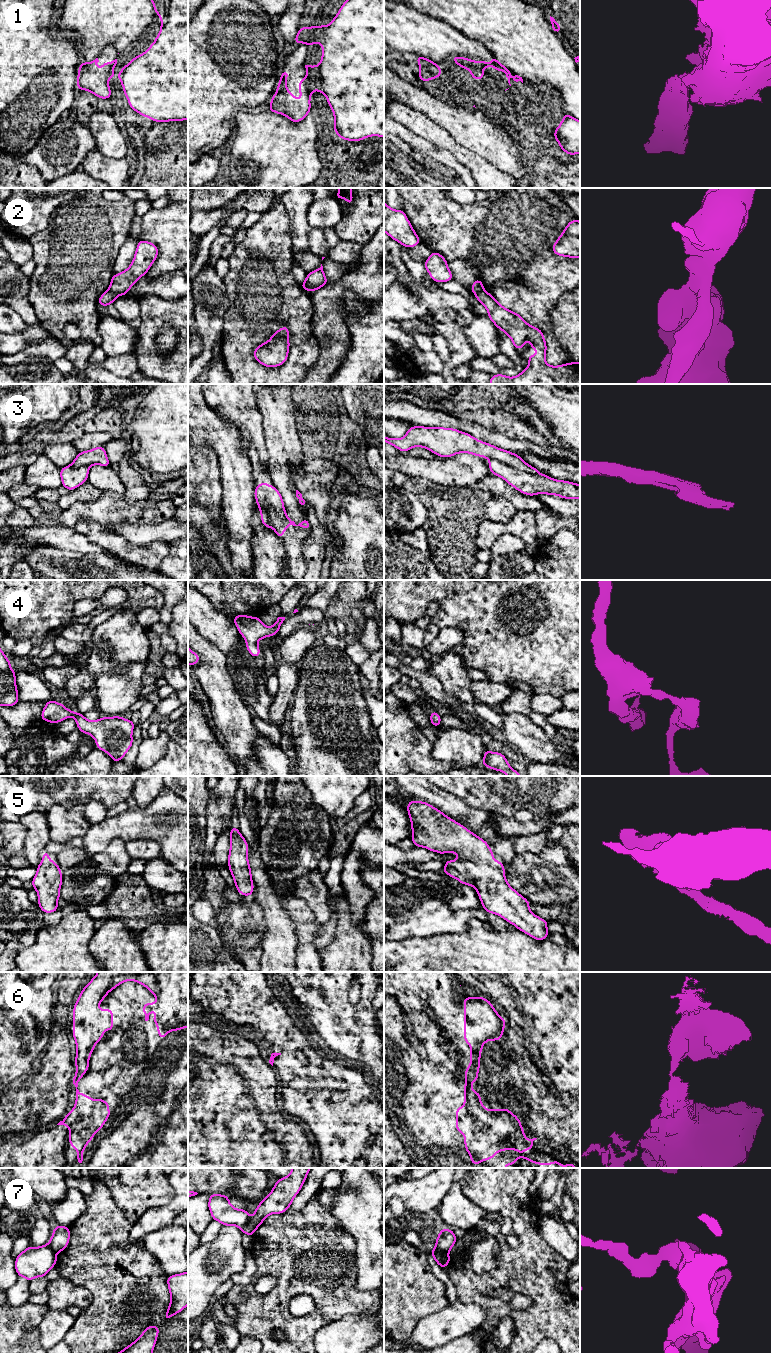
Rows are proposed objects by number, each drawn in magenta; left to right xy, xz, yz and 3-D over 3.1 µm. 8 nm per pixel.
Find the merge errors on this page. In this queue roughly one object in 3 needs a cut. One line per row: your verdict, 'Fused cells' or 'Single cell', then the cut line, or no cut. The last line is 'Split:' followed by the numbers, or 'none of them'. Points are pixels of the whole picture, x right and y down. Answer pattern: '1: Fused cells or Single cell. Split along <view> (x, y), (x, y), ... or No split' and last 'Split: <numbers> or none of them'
1: Fused cells. Split along xy (114, 60), (107, 80)
2: Fused cells. Split along yz (484, 289), (475, 295)
3: Fused cells. Split along yz (490, 458), (509, 466), (538, 474)
4: Single cell. No split
5: Single cell. No split
6: Single cell. No split
7: Fused cells. Split along yz (435, 1247), (447, 1253)
Split: 1, 2, 3, 7

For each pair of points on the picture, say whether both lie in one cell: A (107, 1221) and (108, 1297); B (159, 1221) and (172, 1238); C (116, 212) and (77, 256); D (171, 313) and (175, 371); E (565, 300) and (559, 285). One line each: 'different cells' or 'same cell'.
A: same cell
B: different cells
C: same cell
D: same cell
E: different cells

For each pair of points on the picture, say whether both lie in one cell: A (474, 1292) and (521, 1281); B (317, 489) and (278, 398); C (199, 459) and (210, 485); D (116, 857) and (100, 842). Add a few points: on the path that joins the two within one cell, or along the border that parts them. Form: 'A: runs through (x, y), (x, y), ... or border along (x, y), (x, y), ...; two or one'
A: runs through (486, 1282), (489, 1280), (509, 1280); one
B: border along (302, 457), (301, 463), (294, 469), (296, 475); two
C: runs through (199, 465), (199, 474), (204, 479); one
D: border along (125, 842), (114, 838), (101, 851), (91, 856); two

